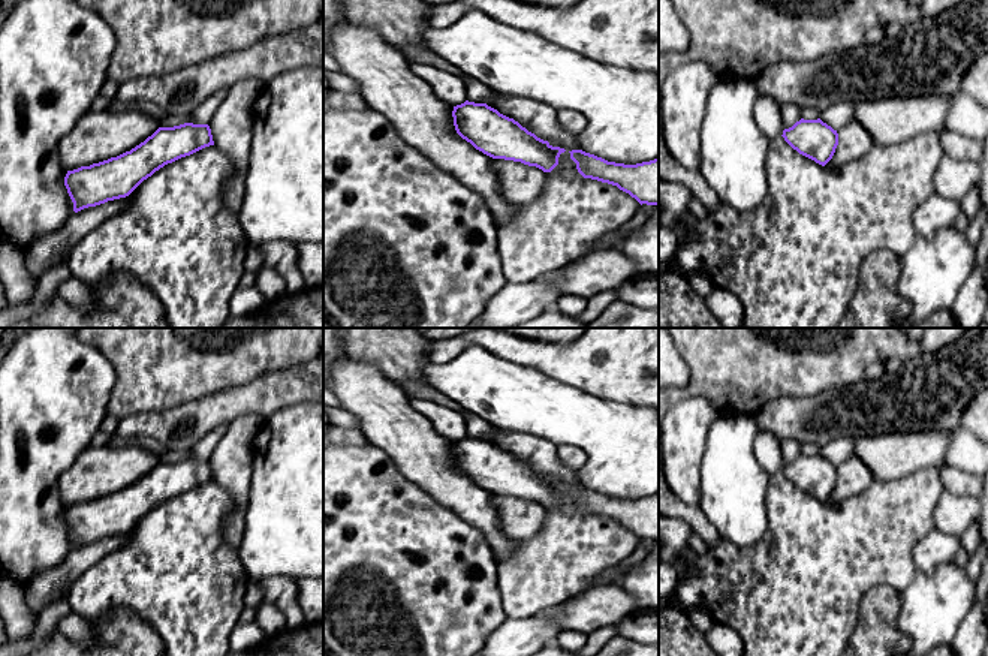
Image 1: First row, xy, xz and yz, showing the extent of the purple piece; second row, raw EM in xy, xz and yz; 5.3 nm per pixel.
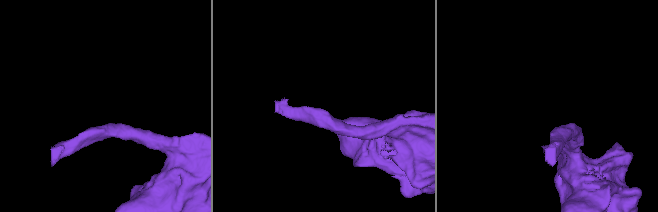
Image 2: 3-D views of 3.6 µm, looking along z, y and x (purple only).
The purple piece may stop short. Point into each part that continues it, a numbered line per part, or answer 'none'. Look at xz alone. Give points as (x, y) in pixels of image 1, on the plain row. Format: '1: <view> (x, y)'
none

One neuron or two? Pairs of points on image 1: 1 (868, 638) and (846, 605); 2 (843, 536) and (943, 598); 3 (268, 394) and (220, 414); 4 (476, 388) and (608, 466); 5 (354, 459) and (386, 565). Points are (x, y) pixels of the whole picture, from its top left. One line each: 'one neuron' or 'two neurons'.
1: two neurons
2: two neurons
3: one neuron
4: one neuron
5: one neuron

